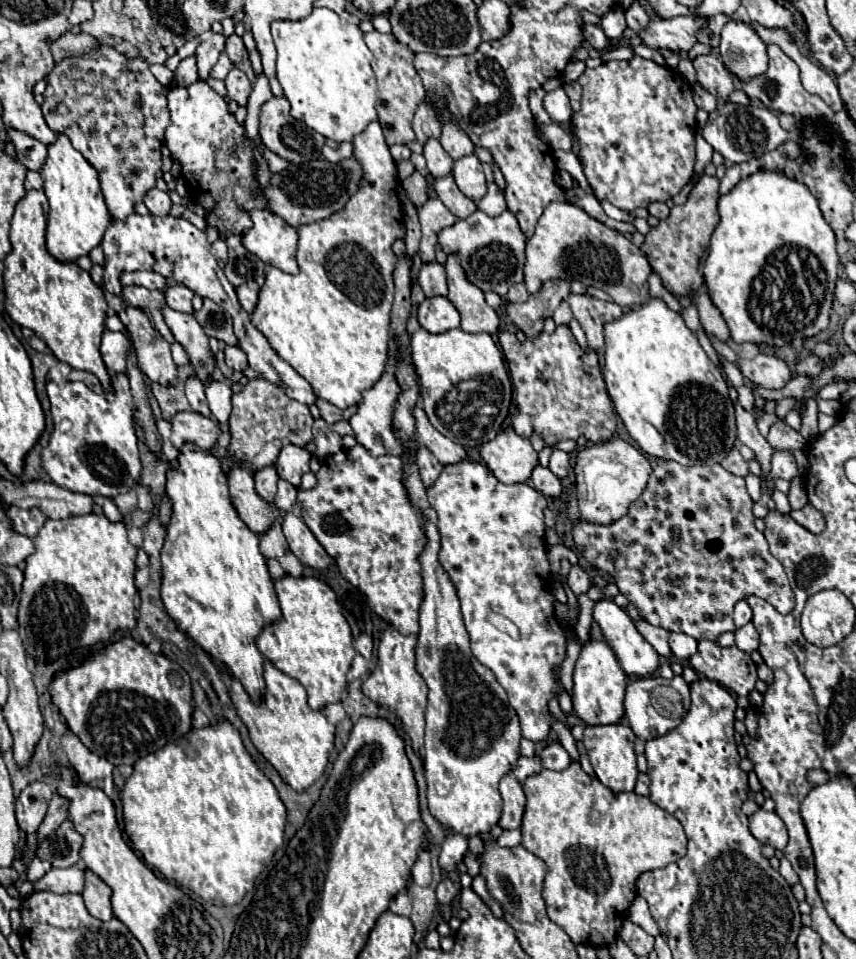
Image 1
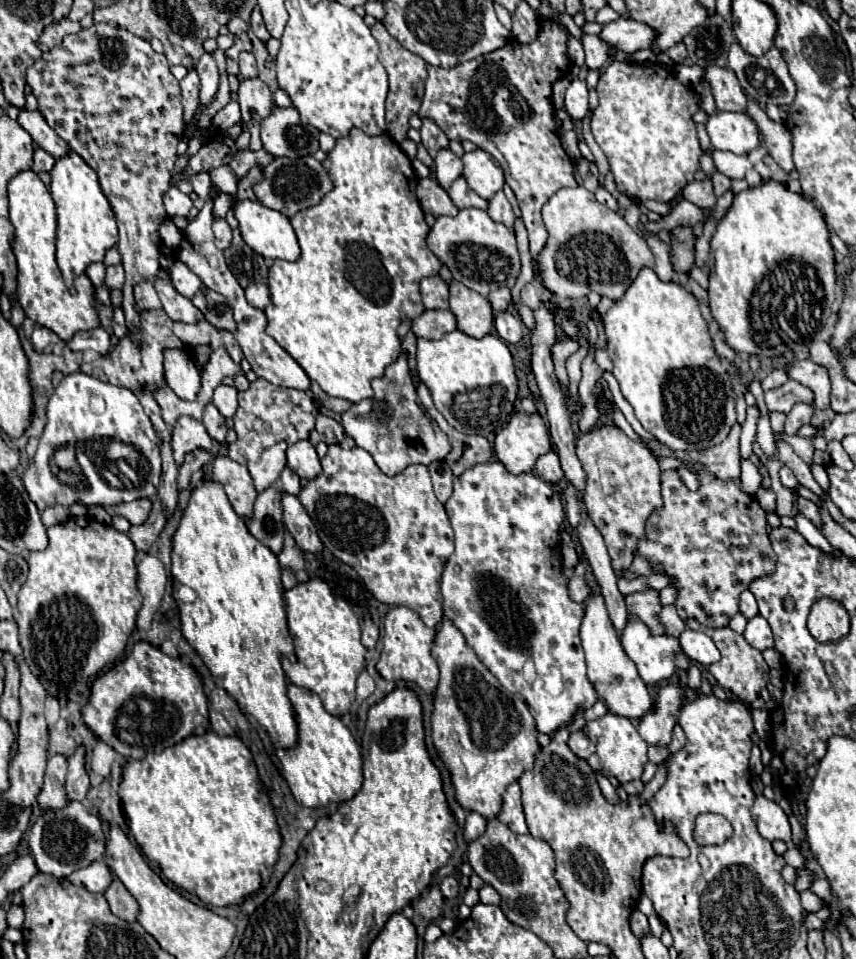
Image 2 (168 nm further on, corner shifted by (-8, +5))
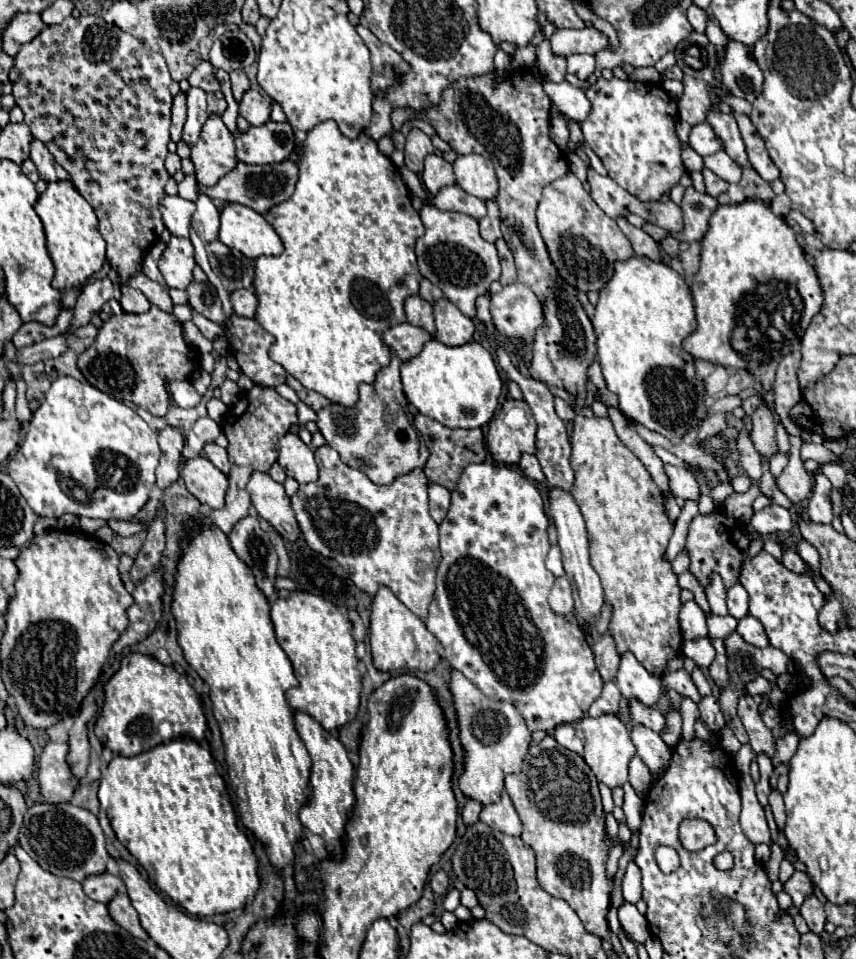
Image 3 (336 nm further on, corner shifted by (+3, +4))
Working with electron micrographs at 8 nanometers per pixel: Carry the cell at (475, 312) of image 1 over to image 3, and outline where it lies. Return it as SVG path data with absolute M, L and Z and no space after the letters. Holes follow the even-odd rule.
M440 299L434 303L436 317L436 339L448 345L464 345L472 341L474 323L468 315L464 315L452 301Z

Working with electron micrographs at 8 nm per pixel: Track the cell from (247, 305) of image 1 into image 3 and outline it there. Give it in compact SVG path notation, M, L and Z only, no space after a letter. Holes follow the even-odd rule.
M236 289L234 293L230 293L230 301L232 301L234 313L244 315L244 317L254 317L258 299L250 289Z

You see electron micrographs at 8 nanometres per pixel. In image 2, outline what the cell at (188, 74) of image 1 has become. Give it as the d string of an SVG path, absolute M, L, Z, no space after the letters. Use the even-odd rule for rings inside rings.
M191 70L183 80L181 80L181 96L183 96L183 122L185 122L185 130L187 130L187 122L191 122L191 118L195 116L197 108L199 108L199 76L195 70Z

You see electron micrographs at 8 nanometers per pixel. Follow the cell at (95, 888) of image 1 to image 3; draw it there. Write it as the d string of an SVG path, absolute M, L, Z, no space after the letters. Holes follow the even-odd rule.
M118 891L118 893L114 895L114 899L108 903L108 913L110 913L110 917L112 917L120 927L124 927L126 931L130 931L132 935L136 935L136 937L140 937L140 939L148 937L146 931L142 929L140 921L138 921L136 909L132 907L132 903L130 903L130 899L128 899L128 895L126 895L124 891Z

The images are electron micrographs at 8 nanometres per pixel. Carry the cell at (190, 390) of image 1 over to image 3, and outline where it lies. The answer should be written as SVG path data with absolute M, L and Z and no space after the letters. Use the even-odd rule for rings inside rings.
M208 443L208 445L204 445L204 455L206 455L224 475L228 475L228 471L230 471L230 461L228 461L226 449L218 447L216 443Z

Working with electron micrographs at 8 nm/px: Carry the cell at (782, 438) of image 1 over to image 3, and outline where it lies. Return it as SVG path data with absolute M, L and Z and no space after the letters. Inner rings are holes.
M792 351L782 357L776 371L776 381L774 381L774 411L778 413L784 429L790 435L800 435L800 425L790 417L792 407L796 407L796 403L800 403L802 399L802 391L796 379L800 361L800 351Z

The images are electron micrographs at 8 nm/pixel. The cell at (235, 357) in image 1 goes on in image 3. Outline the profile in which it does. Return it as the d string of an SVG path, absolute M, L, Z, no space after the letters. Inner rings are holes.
M192 311L194 313L194 317L192 317L192 321L194 321L194 325L202 331L202 335L206 337L206 339L210 339L210 341L214 341L214 339L218 339L224 331L222 331L222 325L216 325L216 323L212 323L212 321L208 321L208 319L204 319L200 313L196 313L196 311Z

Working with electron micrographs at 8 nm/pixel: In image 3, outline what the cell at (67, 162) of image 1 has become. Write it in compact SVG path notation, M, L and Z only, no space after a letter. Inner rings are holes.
M70 179L48 183L46 191L38 197L36 213L44 223L46 245L56 267L52 287L68 289L84 283L94 271L102 269L106 259L106 241L98 231L98 219L92 205L80 195Z

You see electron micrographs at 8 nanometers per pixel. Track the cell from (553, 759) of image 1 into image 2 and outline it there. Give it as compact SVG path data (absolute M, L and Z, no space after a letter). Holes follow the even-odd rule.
M583 730L571 732L569 736L569 748L579 756L579 758L589 758L595 752L595 744L587 738L587 734Z

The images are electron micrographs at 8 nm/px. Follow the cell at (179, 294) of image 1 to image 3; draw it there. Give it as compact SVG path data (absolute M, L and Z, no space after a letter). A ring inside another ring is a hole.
M172 237L158 261L166 287L172 289L186 289L192 283L194 265L194 247L186 237Z

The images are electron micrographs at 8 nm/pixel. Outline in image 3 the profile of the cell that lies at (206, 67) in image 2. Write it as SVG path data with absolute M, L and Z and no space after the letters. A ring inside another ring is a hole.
M190 87L188 89L188 119L184 125L184 135L182 141L186 141L188 145L194 145L200 137L200 131L208 119L208 111L206 111L206 91L198 89L198 87Z

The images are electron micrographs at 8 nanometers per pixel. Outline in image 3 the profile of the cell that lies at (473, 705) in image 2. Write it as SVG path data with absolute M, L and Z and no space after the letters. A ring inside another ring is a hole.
M458 669L450 671L448 687L454 701L454 711L458 717L460 739L464 747L464 769L458 777L460 791L482 805L496 803L504 789L504 777L508 773L520 773L520 765L530 747L530 731L524 717L512 703L486 697L470 679L466 679Z

